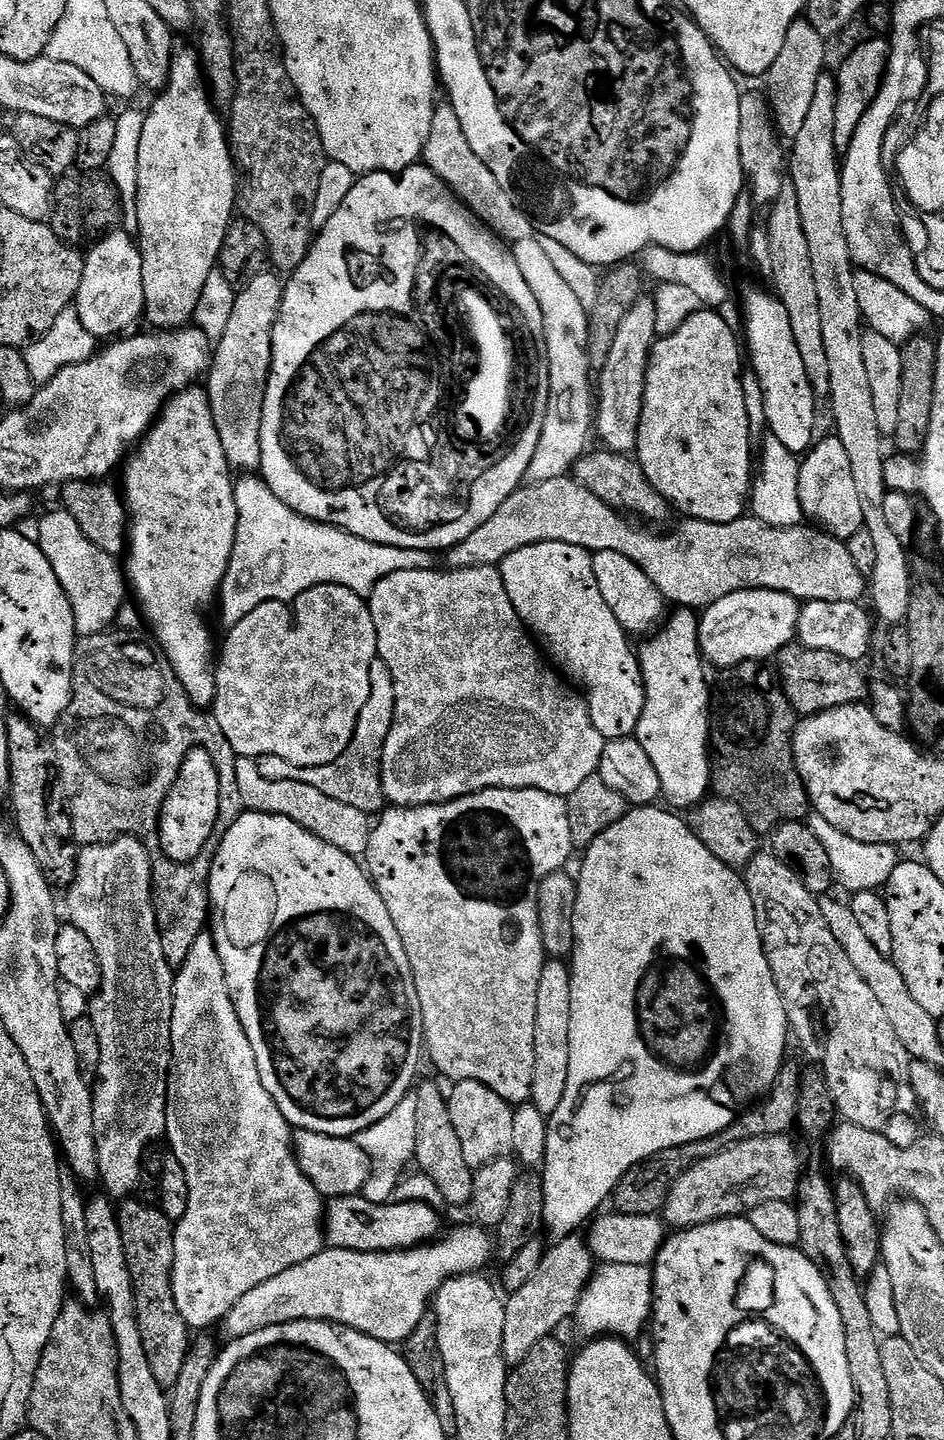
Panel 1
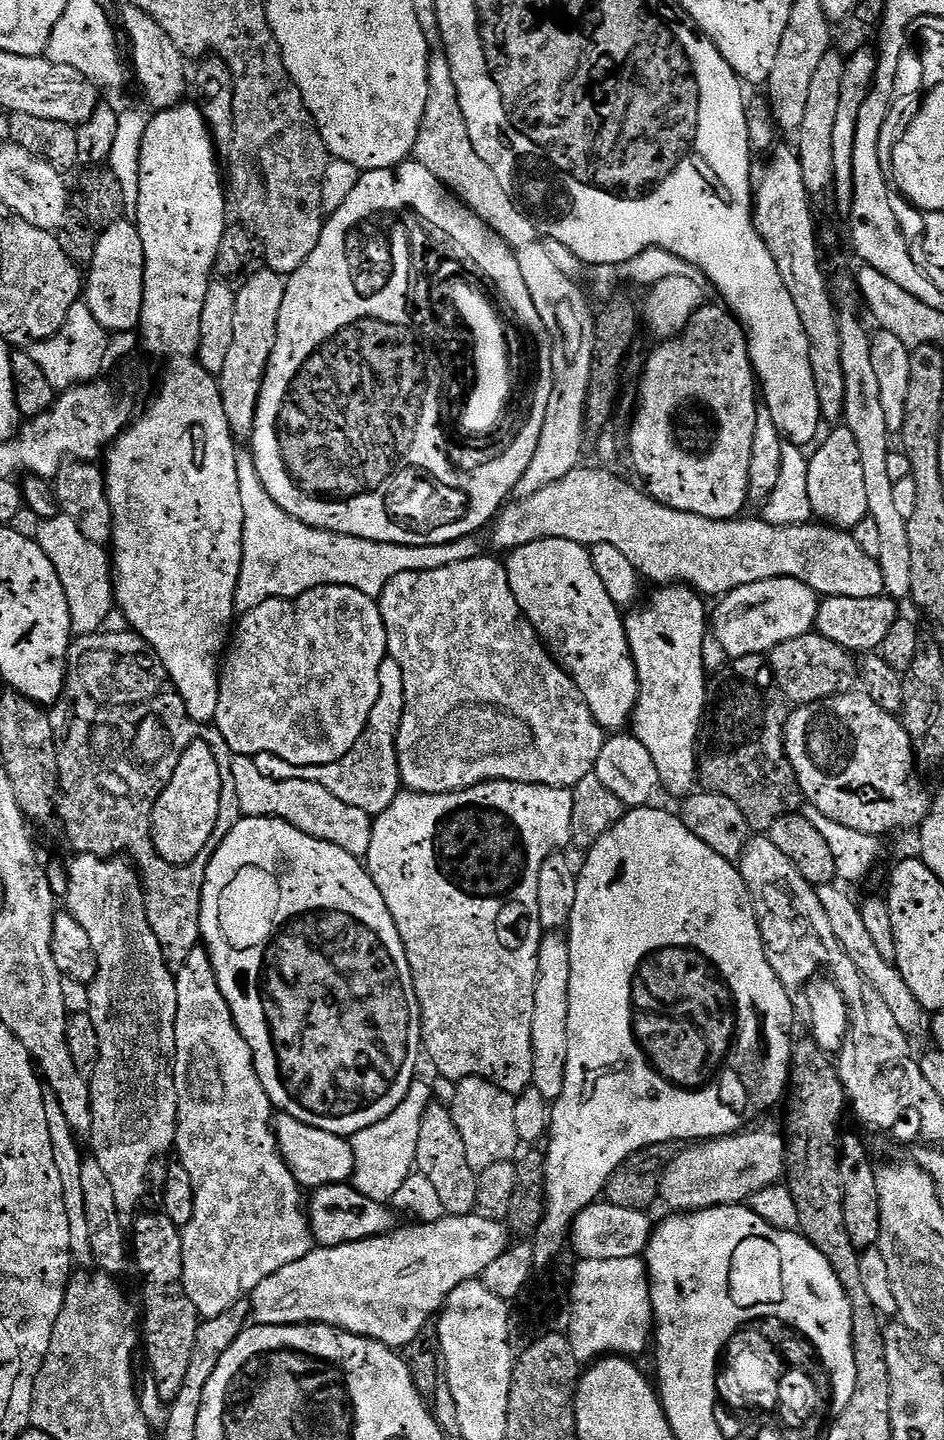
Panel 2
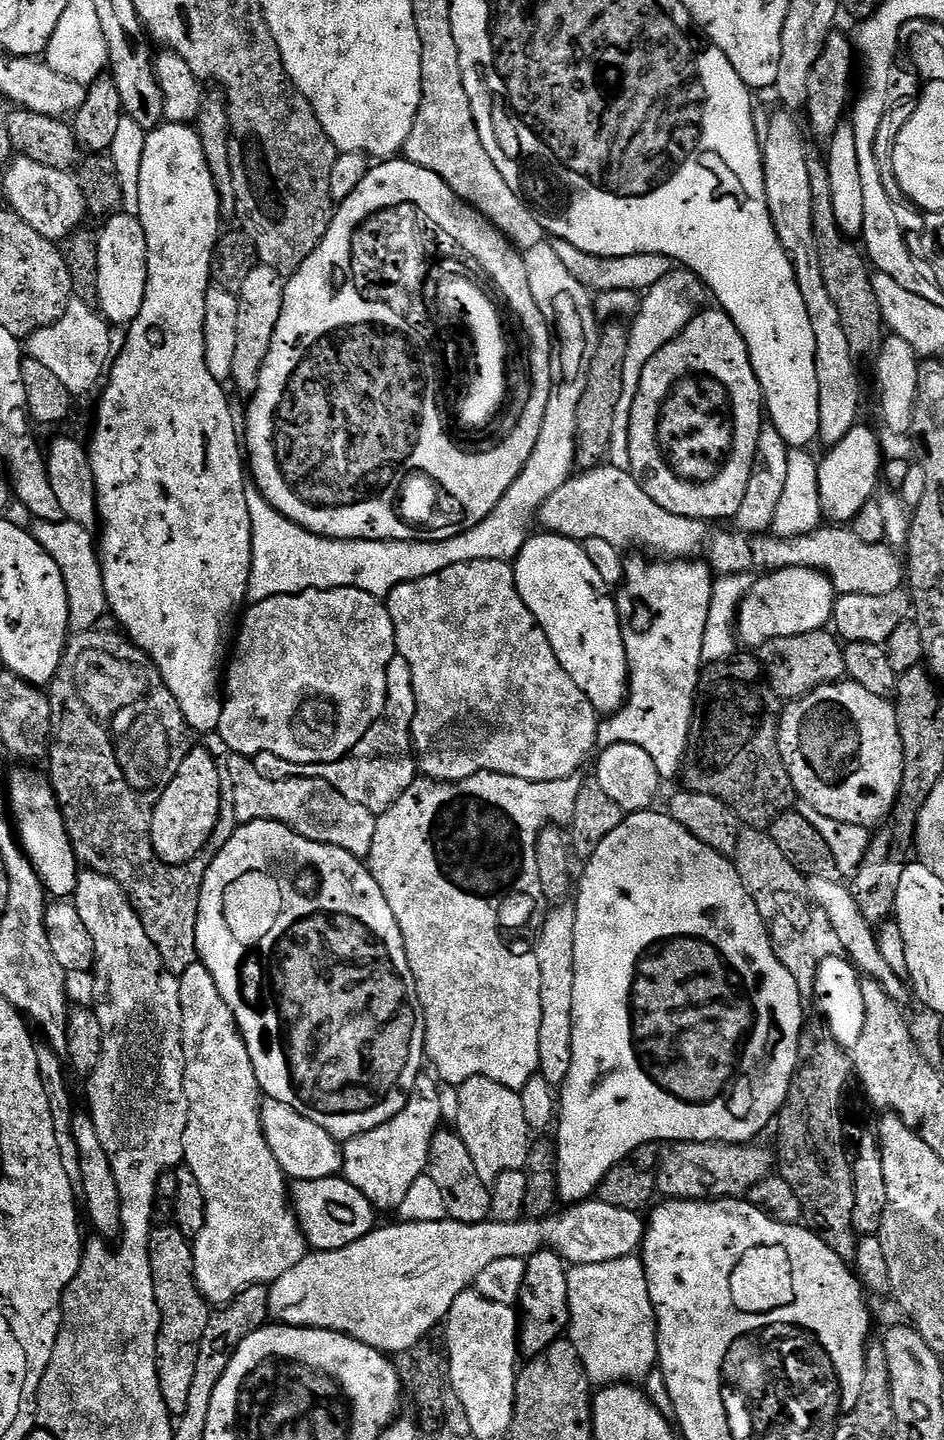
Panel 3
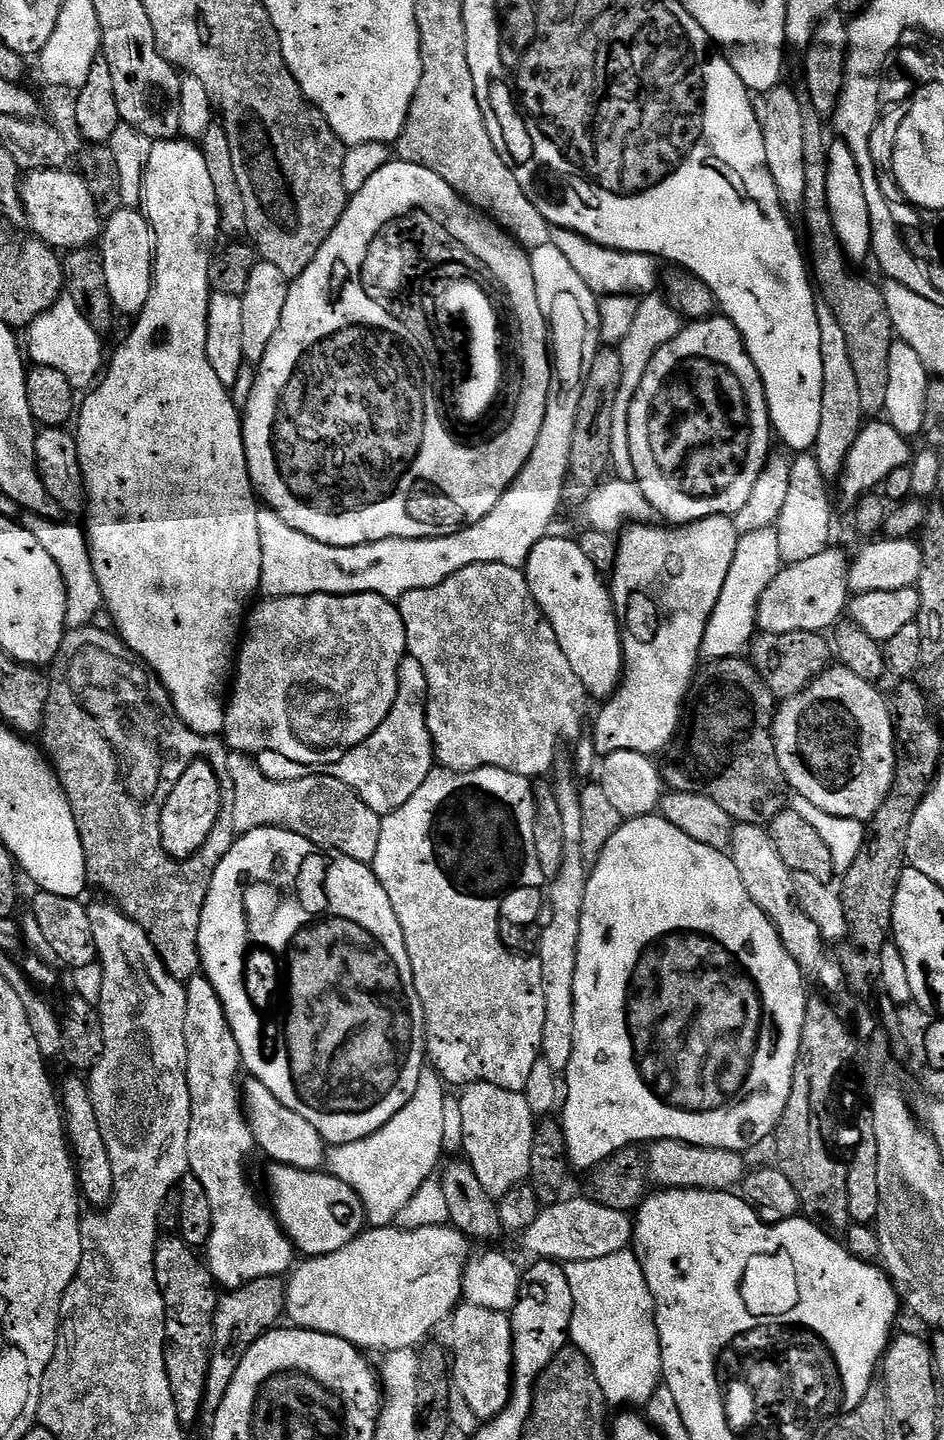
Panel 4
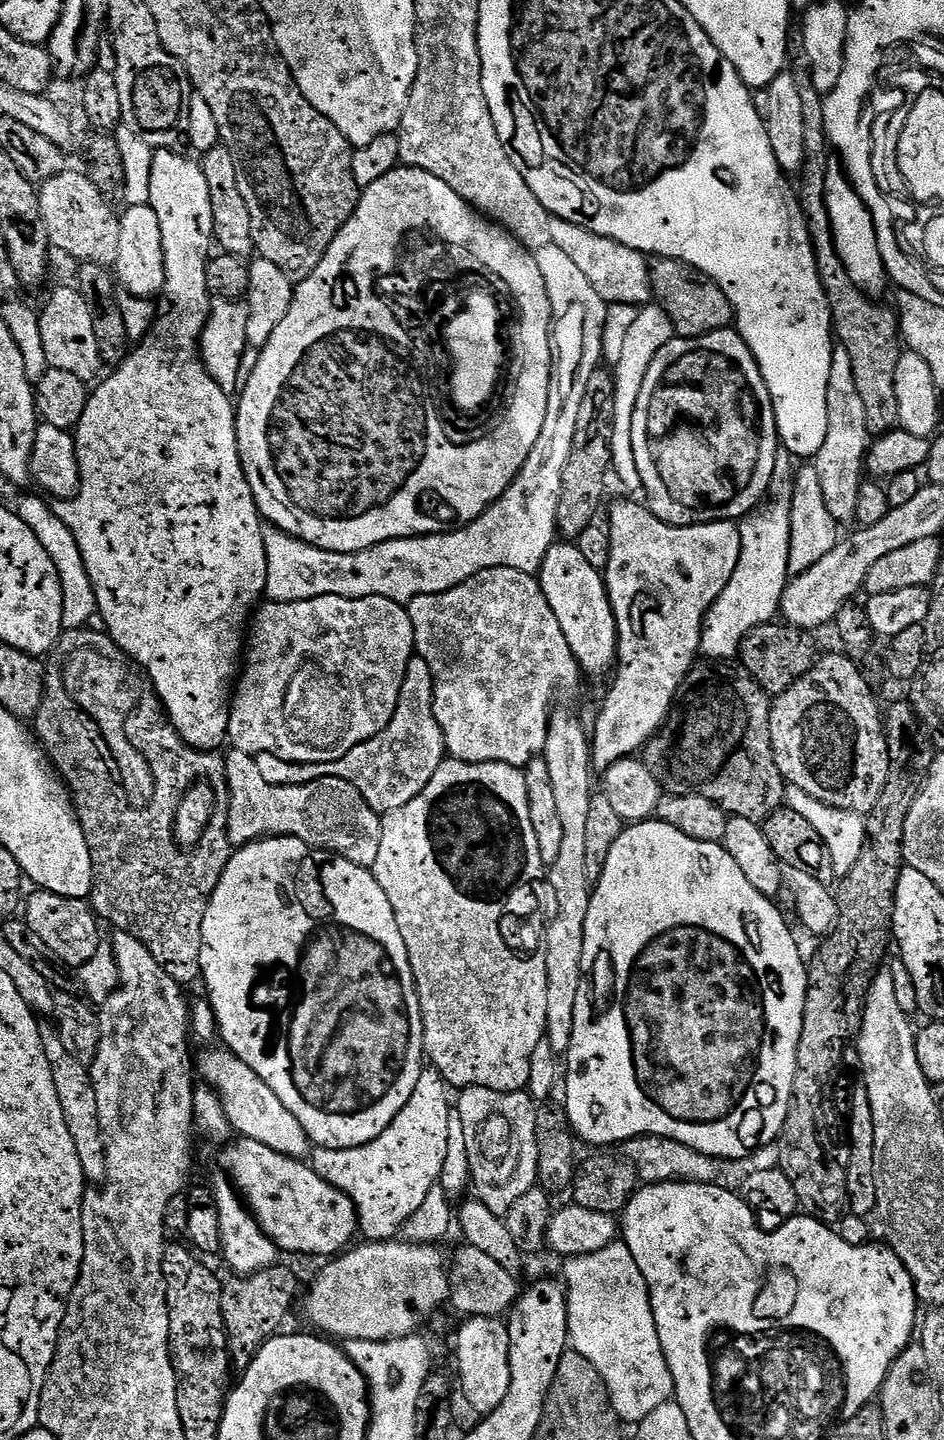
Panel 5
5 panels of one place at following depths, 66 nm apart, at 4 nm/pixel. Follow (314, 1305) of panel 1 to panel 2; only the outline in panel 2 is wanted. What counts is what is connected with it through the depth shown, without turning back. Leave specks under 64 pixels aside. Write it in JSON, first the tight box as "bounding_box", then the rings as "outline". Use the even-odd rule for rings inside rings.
{"bounding_box":[250,1214,510,1350],"outline":[[[473,1214],[468,1216],[449,1216],[445,1215],[440,1221],[430,1223],[413,1223],[413,1228],[397,1227],[391,1232],[387,1232],[385,1236],[375,1236],[369,1240],[355,1240],[353,1244],[343,1244],[342,1246],[334,1246],[333,1248],[313,1247],[311,1252],[306,1254],[306,1258],[302,1258],[298,1262],[294,1262],[290,1266],[282,1266],[282,1270],[278,1270],[274,1274],[270,1274],[270,1278],[266,1278],[266,1282],[262,1282],[250,1297],[250,1316],[256,1324],[269,1324],[270,1326],[282,1326],[283,1324],[329,1324],[332,1328],[343,1328],[346,1332],[352,1332],[355,1336],[365,1336],[367,1340],[376,1340],[379,1344],[387,1344],[393,1350],[404,1350],[410,1342],[414,1342],[414,1338],[418,1338],[418,1334],[426,1327],[429,1327],[428,1320],[437,1315],[443,1309],[444,1303],[448,1300],[448,1295],[458,1286],[462,1286],[467,1280],[475,1280],[483,1277],[484,1271],[492,1262],[502,1257],[510,1247],[510,1228],[507,1223],[492,1220],[489,1216],[481,1216]]]}

